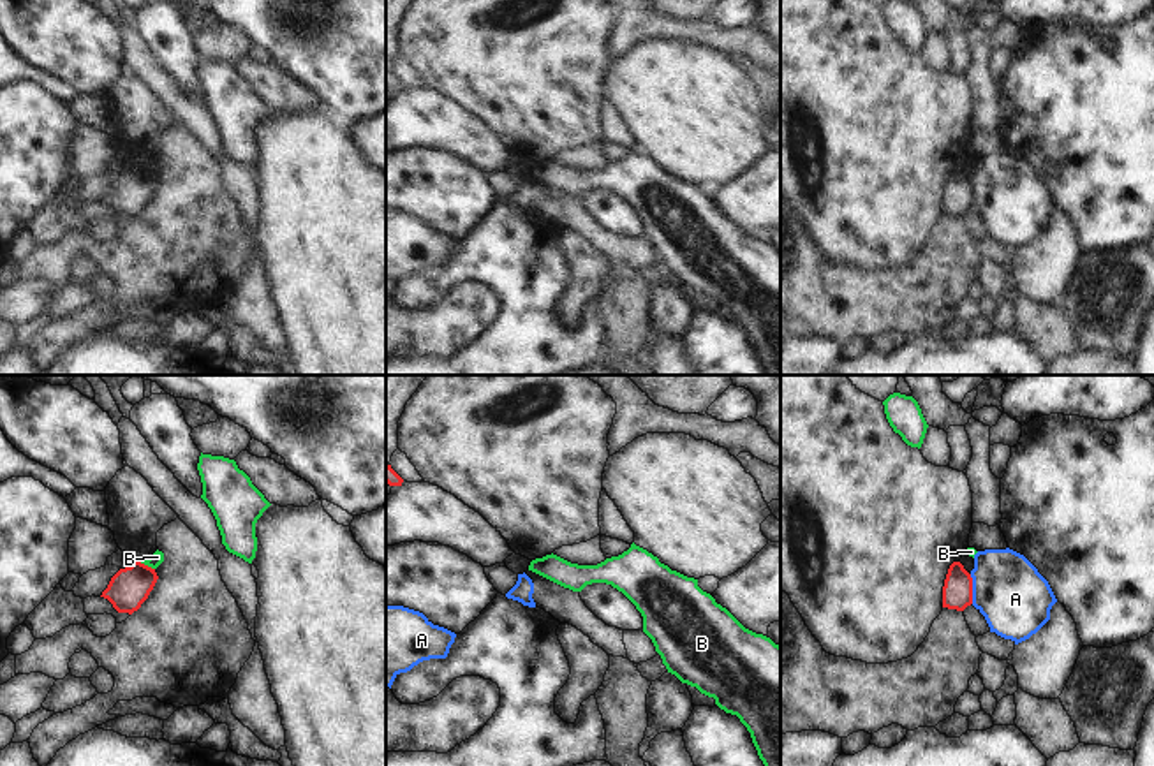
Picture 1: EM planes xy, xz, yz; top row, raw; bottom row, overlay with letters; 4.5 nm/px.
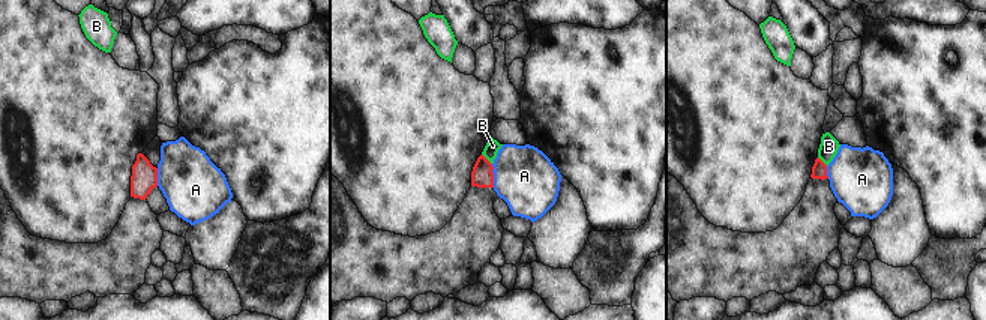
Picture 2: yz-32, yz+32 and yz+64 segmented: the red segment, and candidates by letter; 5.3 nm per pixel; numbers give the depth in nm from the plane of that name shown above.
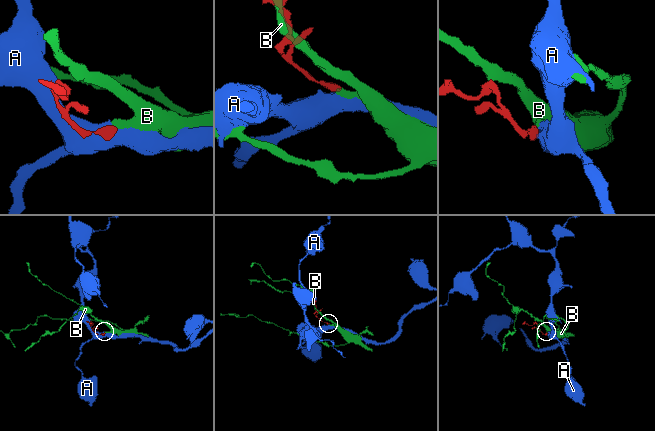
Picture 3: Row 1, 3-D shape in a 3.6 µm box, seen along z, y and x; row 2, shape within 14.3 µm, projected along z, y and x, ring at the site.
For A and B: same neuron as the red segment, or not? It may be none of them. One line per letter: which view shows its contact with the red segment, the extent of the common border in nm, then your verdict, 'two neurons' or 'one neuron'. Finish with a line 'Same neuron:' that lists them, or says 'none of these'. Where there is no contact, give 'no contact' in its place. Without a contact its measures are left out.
A: meets red in yz; contact 140 nm long; two neurons
B: meets red in xy; contact 80 nm long; two neurons
Same neuron: none of these

